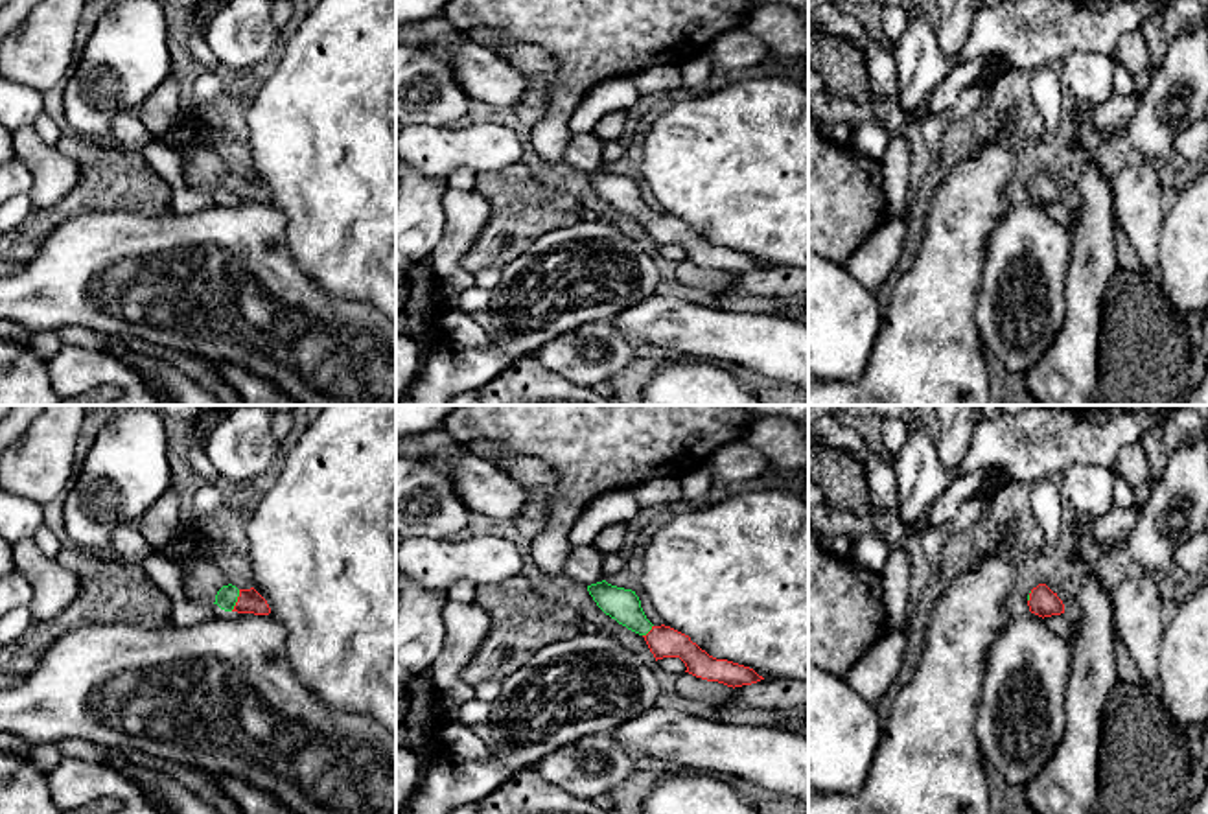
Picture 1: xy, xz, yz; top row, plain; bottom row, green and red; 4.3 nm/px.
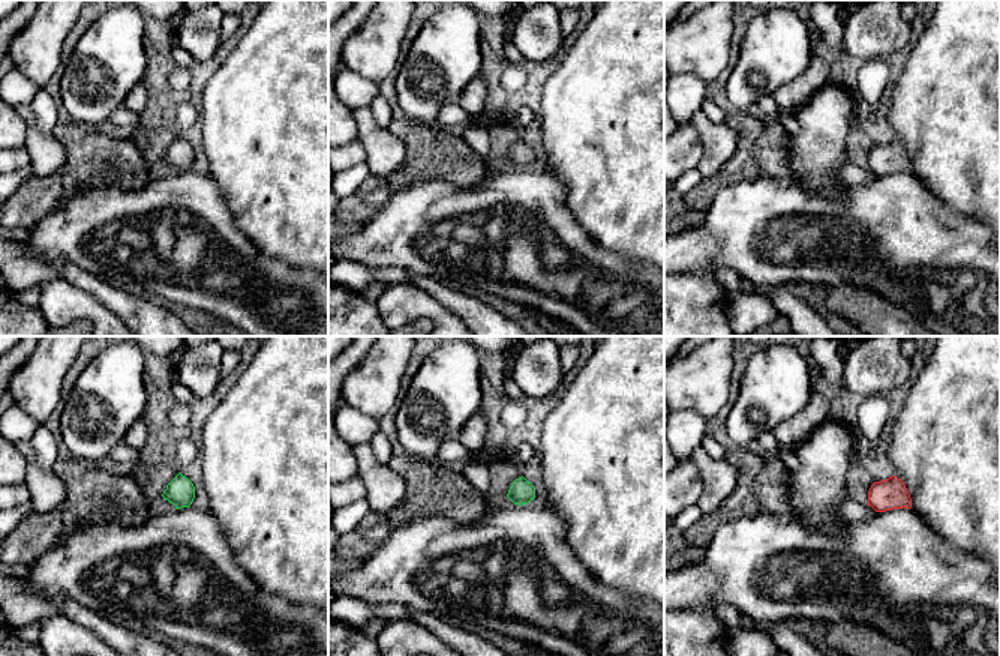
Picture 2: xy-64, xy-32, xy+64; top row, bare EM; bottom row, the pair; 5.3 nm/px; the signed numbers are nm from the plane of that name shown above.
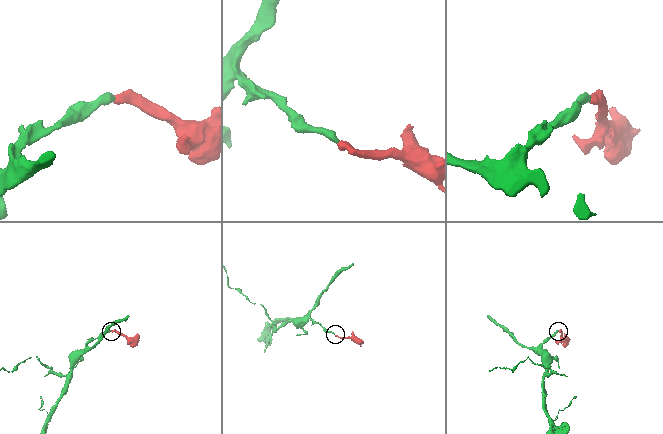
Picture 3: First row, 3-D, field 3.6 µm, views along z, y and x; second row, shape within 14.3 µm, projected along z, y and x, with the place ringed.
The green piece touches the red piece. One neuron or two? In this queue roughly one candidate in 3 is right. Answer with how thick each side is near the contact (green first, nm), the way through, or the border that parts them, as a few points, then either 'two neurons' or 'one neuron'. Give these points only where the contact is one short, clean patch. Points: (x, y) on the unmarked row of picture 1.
90/110 nm | across xy (227, 185), (236, 188), (249, 188) | one neuron

